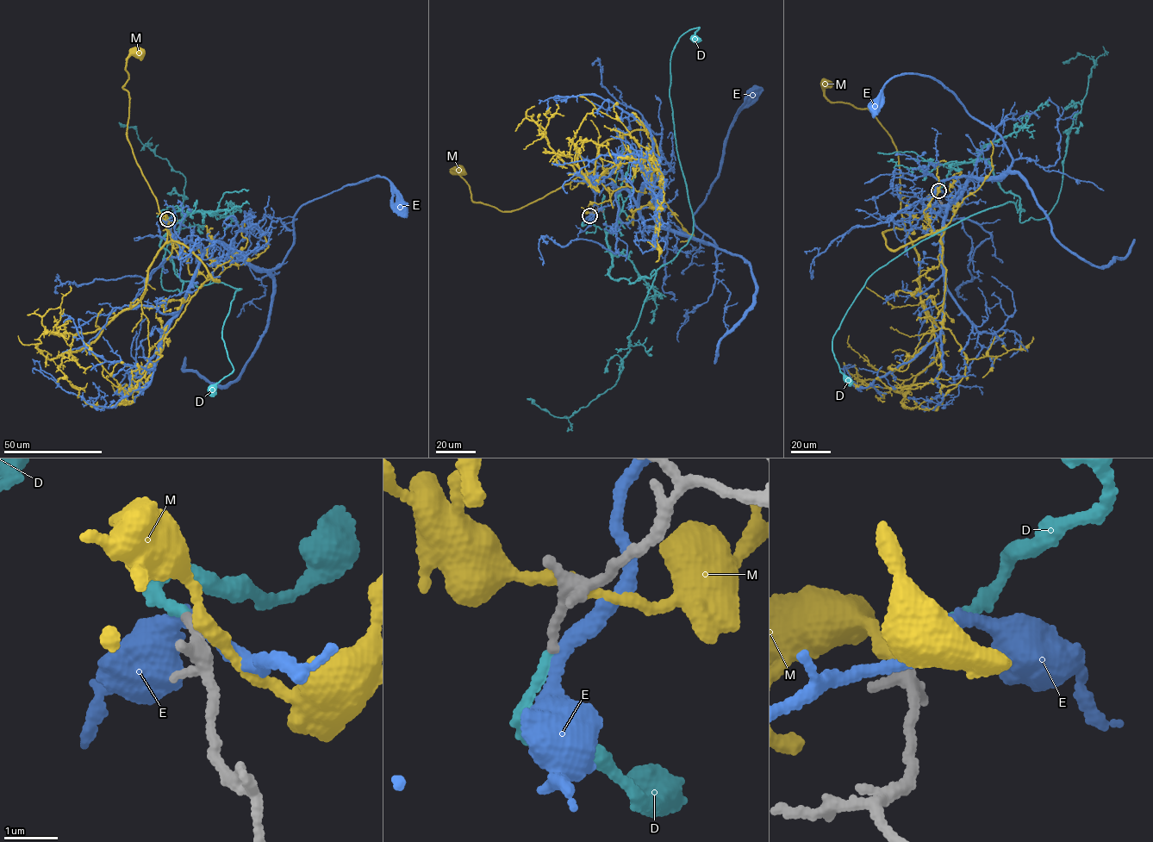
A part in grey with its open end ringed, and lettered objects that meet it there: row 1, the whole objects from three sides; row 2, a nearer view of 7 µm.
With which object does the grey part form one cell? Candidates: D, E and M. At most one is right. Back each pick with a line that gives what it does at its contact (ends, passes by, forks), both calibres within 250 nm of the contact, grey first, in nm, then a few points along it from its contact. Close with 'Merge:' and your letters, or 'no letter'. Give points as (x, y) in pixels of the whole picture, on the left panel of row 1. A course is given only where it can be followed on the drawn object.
D: It ends there. Thickness 150 nm (grey) against 170 nm. Its course: (167, 219), (188, 209), (159, 245), (171, 252), (182, 280), (241, 289), (221, 333), (233, 371), (212, 389)
Merge: D

